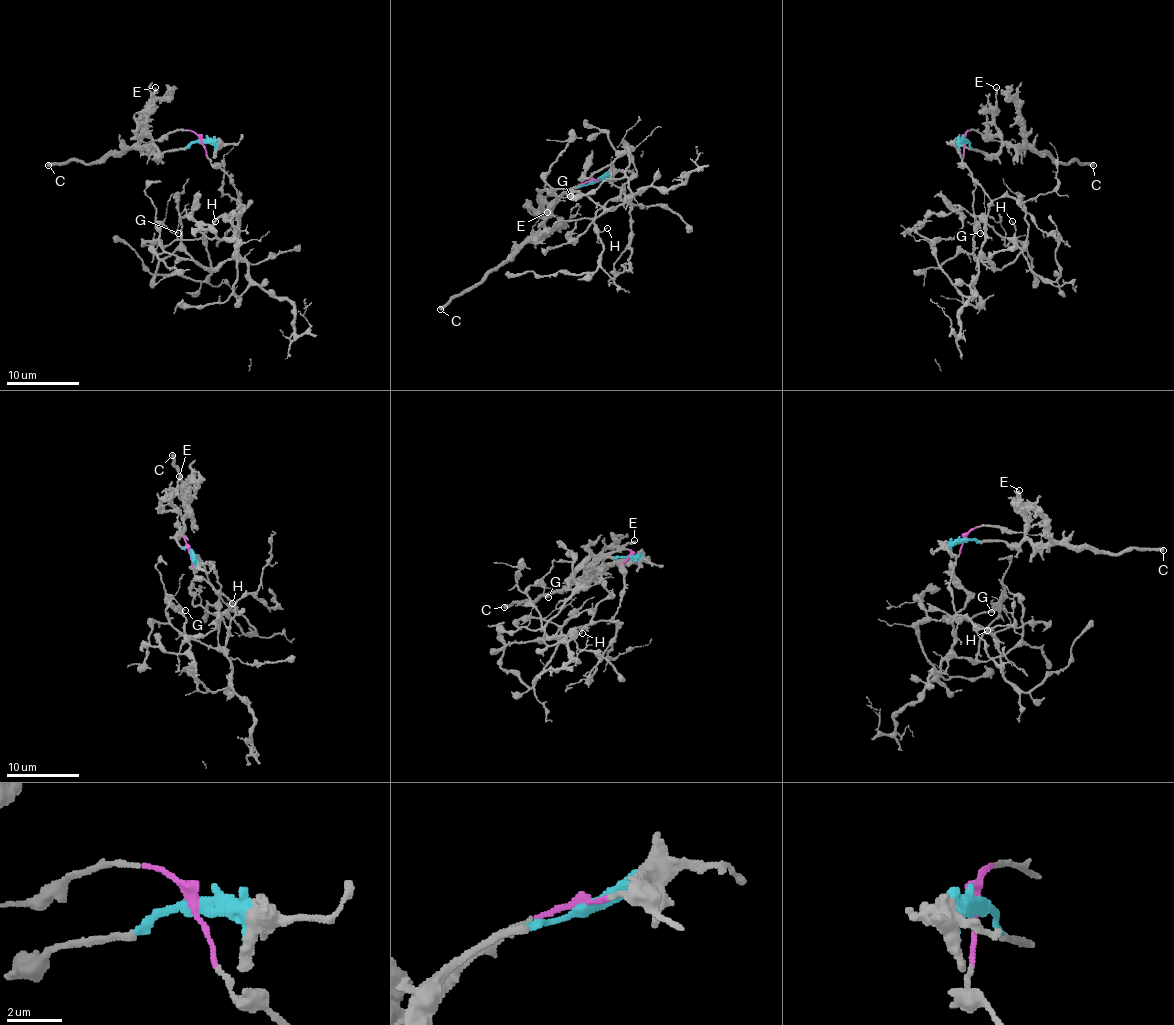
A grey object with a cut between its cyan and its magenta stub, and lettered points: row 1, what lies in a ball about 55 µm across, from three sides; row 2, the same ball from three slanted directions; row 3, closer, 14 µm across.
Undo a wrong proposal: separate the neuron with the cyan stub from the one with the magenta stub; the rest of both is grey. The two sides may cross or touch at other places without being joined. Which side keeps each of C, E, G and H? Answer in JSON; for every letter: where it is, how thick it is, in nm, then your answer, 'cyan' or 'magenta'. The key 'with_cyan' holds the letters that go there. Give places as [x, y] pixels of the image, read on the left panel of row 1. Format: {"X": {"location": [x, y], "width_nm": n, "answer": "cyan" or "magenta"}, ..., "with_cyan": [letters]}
{"C": {"location": [48, 165], "width_nm": 400, "answer": "cyan"}, "E": {"location": [155, 87], "width_nm": 240, "answer": "cyan"}, "G": {"location": [178, 233], "width_nm": 100, "answer": "magenta"}, "H": {"location": [215, 221], "width_nm": 110, "answer": "magenta"}, "with_cyan": ["C", "E"]}

